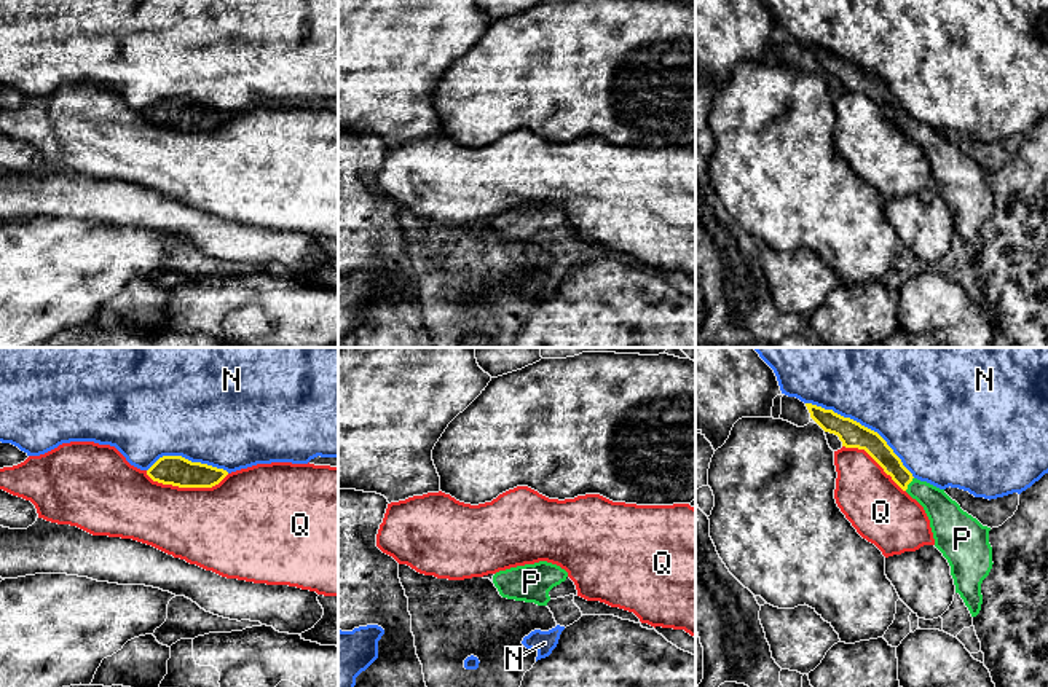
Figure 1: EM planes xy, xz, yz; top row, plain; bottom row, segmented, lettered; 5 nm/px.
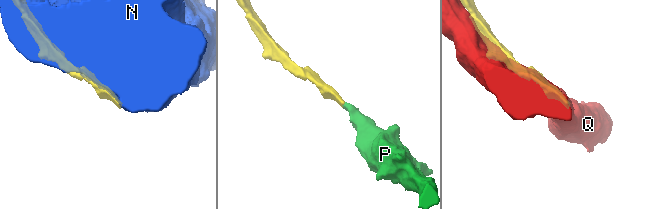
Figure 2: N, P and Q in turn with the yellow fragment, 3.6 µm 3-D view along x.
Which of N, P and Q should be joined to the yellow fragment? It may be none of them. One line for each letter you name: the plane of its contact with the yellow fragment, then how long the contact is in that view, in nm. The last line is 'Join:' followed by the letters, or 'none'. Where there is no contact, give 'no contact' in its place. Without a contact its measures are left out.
P: contact in yz; length 80 nm
Join: P

